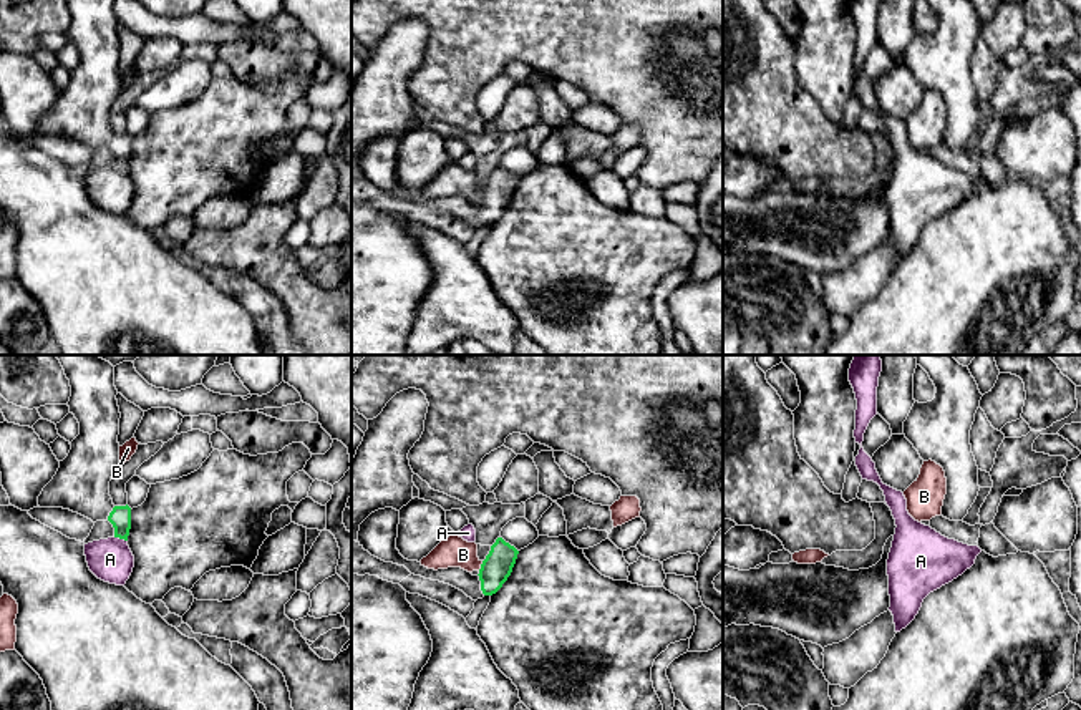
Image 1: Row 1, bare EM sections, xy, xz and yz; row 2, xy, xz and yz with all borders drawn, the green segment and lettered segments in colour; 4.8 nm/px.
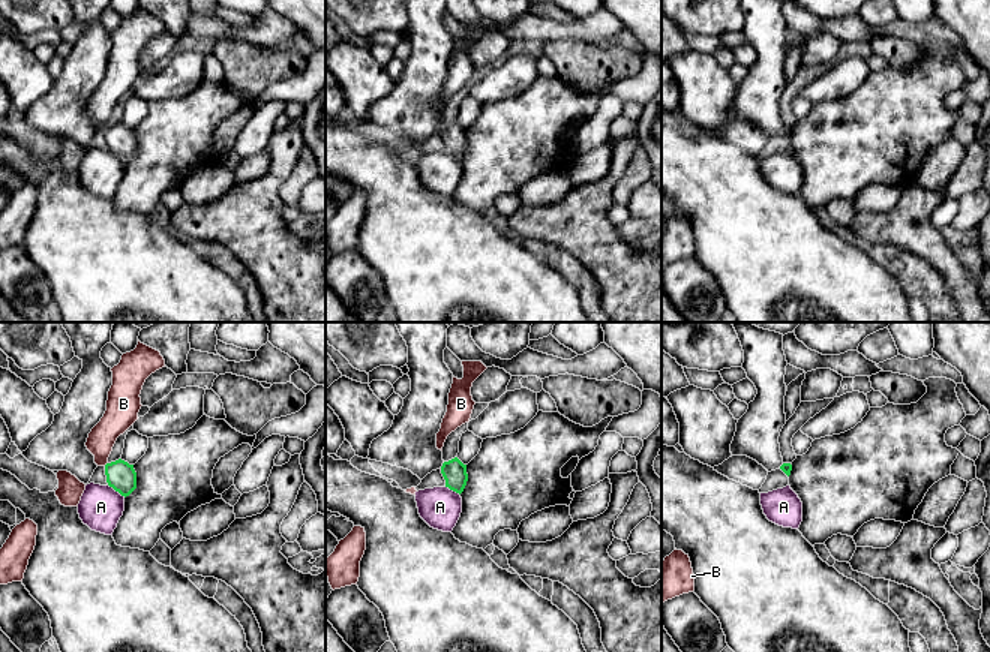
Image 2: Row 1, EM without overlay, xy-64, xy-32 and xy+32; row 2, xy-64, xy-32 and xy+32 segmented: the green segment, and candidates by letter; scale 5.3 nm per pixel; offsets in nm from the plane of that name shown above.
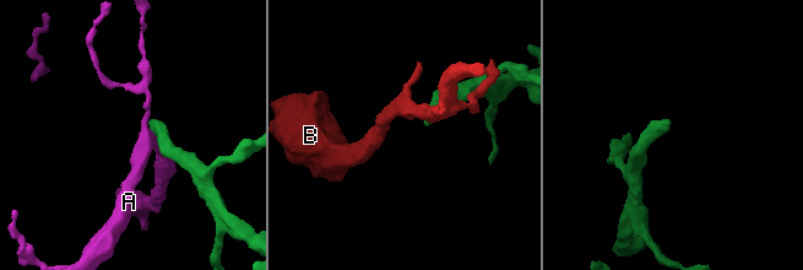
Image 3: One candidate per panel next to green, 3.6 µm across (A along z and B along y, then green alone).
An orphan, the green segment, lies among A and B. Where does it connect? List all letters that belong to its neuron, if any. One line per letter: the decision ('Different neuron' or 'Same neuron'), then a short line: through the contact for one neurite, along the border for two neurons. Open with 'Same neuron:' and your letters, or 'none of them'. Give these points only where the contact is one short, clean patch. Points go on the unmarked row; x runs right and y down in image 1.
Same neuron: none of them
A: Different neuron. Line: xy (115, 165), (126, 170)
B: Different neuron. Line: xz (483, 189), (478, 198)

